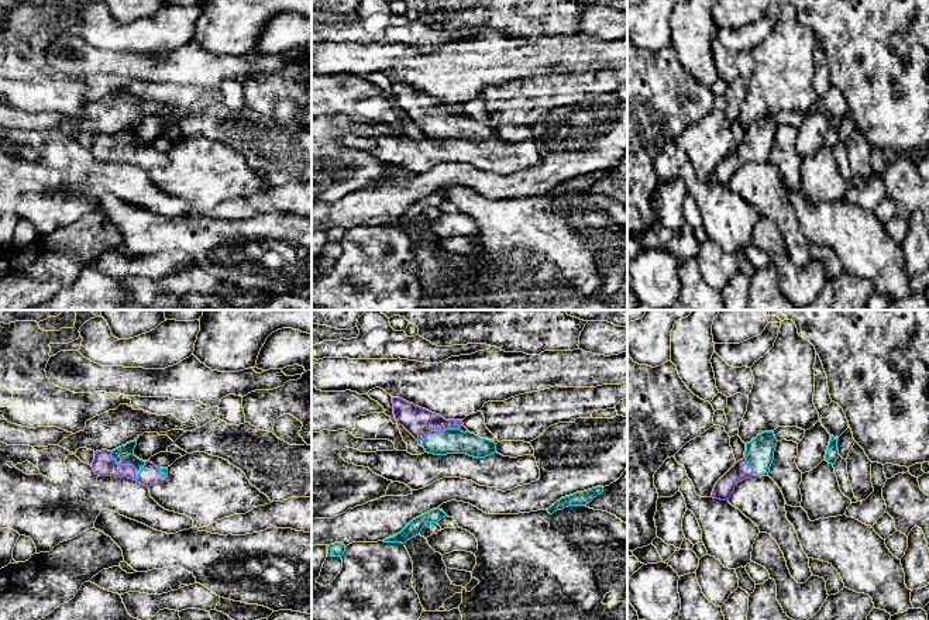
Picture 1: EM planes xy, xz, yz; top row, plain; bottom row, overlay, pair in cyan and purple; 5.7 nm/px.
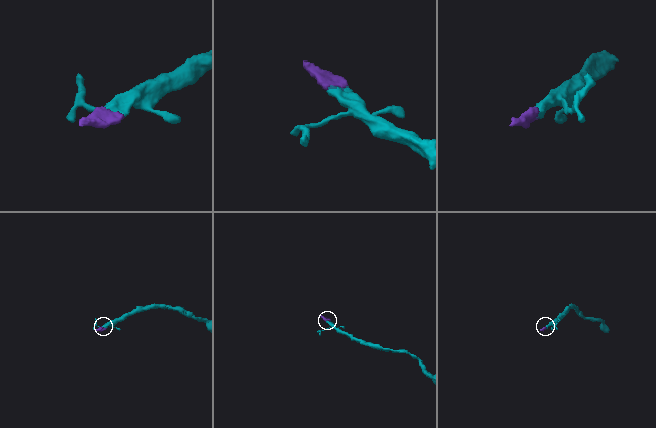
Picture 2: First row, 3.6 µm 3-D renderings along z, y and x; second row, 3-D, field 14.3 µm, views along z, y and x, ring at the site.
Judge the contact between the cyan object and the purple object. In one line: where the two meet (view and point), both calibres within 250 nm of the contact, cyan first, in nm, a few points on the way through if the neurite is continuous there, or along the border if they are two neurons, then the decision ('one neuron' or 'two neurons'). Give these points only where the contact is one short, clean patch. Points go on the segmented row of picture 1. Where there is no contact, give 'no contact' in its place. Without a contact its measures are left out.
meets cyan in xy at (124, 464); 110 nm thick on the cyan side, 120 nm on the other; runs through xy (123, 455), (124, 464), (103, 465); one neuron

